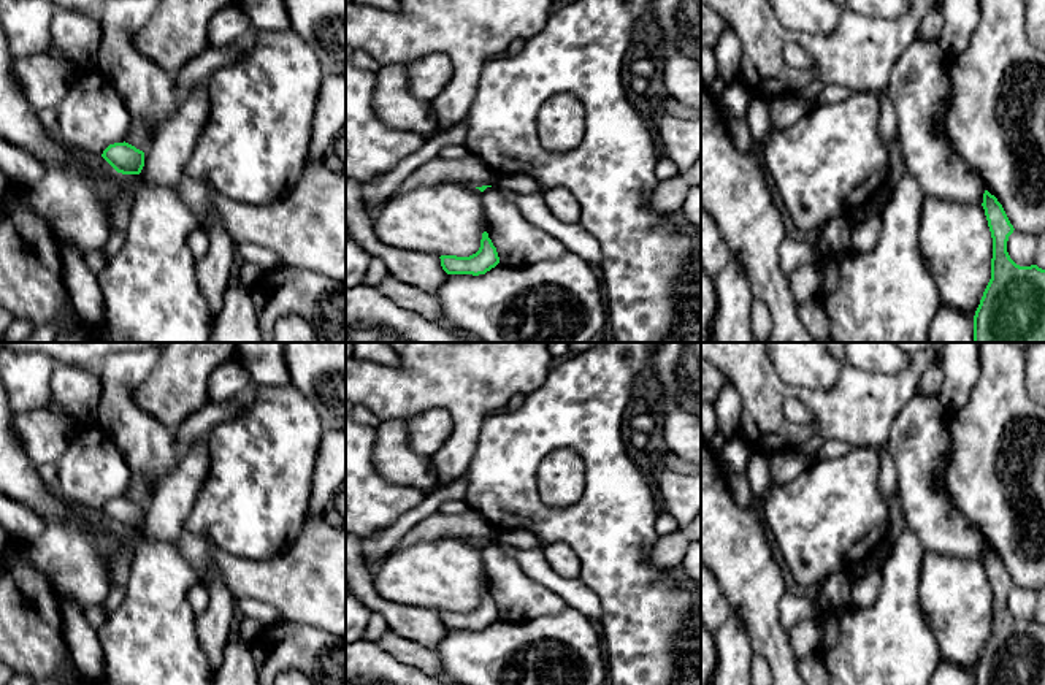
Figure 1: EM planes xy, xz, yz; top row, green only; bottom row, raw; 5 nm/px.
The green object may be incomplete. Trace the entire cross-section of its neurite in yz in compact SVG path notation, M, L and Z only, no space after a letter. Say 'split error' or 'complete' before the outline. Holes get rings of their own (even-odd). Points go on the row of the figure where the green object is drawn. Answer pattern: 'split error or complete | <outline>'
complete | M988 190L983 193L985 216L993 238L991 279L974 316L974 342L1045 342L1045 270L1037 265L1020 266L1009 252L1007 241L1013 233L1002 205Z

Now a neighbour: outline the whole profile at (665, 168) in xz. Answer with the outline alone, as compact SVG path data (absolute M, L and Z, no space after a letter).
M660 154L656 166L655 166L655 174L658 181L664 181L677 174L677 165L666 155Z

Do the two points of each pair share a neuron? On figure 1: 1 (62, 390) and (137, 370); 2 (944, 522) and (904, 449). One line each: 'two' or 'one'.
1: two
2: one

